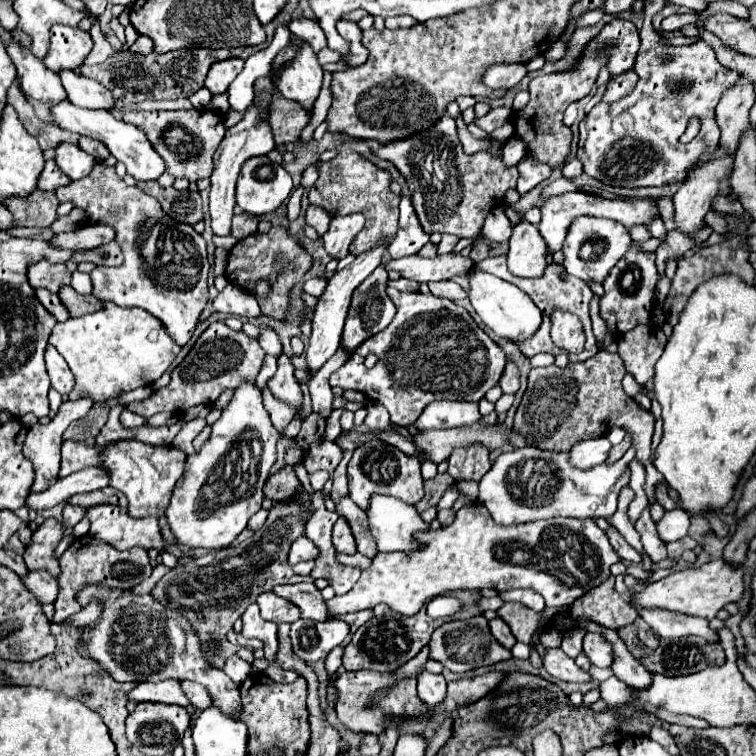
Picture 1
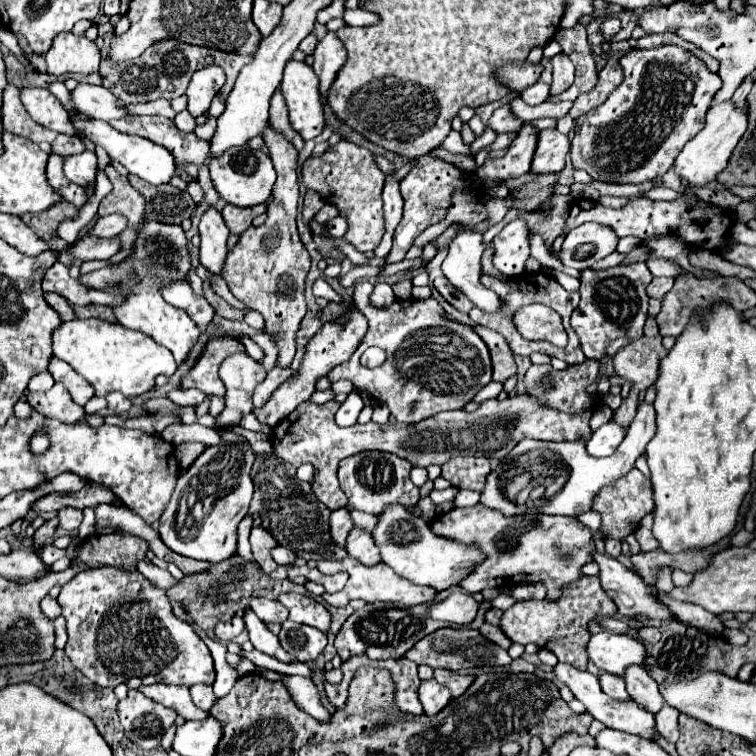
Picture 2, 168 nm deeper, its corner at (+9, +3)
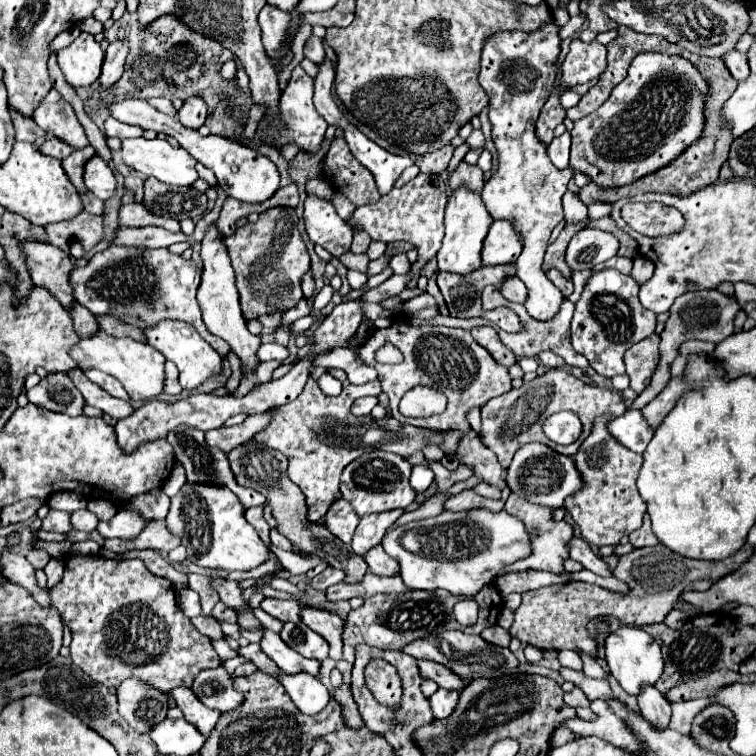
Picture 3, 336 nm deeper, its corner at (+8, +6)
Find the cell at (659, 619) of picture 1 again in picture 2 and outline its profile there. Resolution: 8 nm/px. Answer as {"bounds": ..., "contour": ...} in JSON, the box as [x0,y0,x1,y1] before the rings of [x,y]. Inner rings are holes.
{"bounds":[594,553,674,619],"contour":[[[594,553],[594,561],[600,565],[602,589],[616,603],[618,613],[624,617],[650,617],[650,619],[674,619],[668,605],[656,595],[654,587],[642,583],[634,569],[624,567],[618,559]]]}

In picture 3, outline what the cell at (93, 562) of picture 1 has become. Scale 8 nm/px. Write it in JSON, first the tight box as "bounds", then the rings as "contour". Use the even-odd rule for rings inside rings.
{"bounds":[105,520,181,554],"contour":[[[151,520],[135,540],[105,540],[105,548],[117,554],[129,550],[145,550],[145,548],[151,548],[159,554],[167,554],[179,544],[181,544],[179,536],[171,534],[165,520]]]}

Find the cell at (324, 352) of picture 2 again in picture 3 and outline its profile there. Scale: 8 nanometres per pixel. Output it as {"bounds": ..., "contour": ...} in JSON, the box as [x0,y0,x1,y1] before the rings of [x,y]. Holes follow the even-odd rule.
{"bounds":[205,412,271,452],"contour":[[[263,412],[263,414],[253,414],[253,416],[247,416],[241,424],[237,426],[221,426],[221,428],[213,428],[213,430],[207,430],[205,432],[205,440],[209,446],[213,448],[219,448],[223,452],[229,452],[231,448],[251,440],[259,430],[263,430],[271,420],[271,414]]]}

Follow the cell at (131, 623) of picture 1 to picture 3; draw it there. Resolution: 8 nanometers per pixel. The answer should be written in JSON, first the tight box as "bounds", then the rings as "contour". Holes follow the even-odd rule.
{"bounds":[49,554,221,692],"contour":[[[63,554],[65,572],[59,584],[49,590],[51,606],[61,614],[63,622],[71,630],[71,660],[79,666],[91,680],[117,688],[125,678],[139,678],[145,684],[155,686],[161,692],[171,688],[191,688],[195,676],[201,670],[217,668],[221,664],[211,640],[203,636],[191,620],[181,612],[177,604],[175,588],[169,580],[151,574],[141,560],[107,560],[99,554],[81,556],[81,554]]]}

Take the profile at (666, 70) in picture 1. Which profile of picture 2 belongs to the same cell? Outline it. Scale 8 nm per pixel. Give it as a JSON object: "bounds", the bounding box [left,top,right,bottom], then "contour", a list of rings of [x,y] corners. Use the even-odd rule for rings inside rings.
{"bounds":[570,45,722,183],"contour":[[[662,45],[662,47],[654,47],[654,49],[630,49],[622,59],[620,59],[620,65],[624,69],[624,81],[620,87],[616,87],[614,93],[608,95],[608,99],[596,107],[594,111],[588,111],[582,119],[580,119],[580,125],[578,125],[578,131],[572,139],[572,147],[570,147],[570,159],[572,159],[572,165],[578,169],[584,169],[592,179],[596,181],[606,181],[606,183],[646,183],[646,181],[654,181],[658,177],[662,177],[674,157],[678,155],[678,151],[682,151],[682,147],[694,137],[698,135],[698,131],[702,131],[702,123],[706,123],[706,111],[710,107],[710,101],[712,101],[712,95],[720,89],[722,81],[720,81],[720,75],[718,73],[712,73],[704,67],[702,59],[698,59],[696,55],[692,55],[690,51],[682,49],[682,47],[676,47],[676,45]]]}

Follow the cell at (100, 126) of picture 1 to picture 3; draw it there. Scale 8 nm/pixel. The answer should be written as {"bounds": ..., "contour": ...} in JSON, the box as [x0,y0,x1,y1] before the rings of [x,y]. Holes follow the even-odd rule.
{"bounds":[123,138,199,186],"contour":[[[129,138],[123,140],[123,160],[133,170],[153,176],[171,186],[193,186],[199,178],[195,160],[183,148],[173,148],[167,140]]]}

